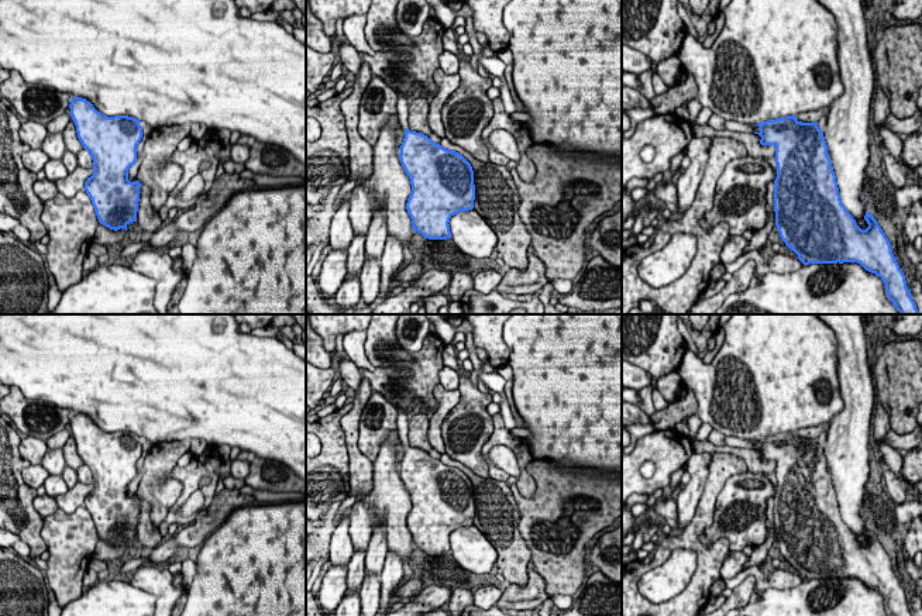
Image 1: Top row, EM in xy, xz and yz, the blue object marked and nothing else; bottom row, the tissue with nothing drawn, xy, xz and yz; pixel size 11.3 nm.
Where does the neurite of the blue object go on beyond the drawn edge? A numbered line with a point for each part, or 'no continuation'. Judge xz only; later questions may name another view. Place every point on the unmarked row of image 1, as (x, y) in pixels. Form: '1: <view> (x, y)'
1: xz (402, 420)

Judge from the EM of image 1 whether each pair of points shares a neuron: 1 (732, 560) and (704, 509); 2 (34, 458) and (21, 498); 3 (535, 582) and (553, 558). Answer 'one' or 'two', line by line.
1: two
2: two
3: two

